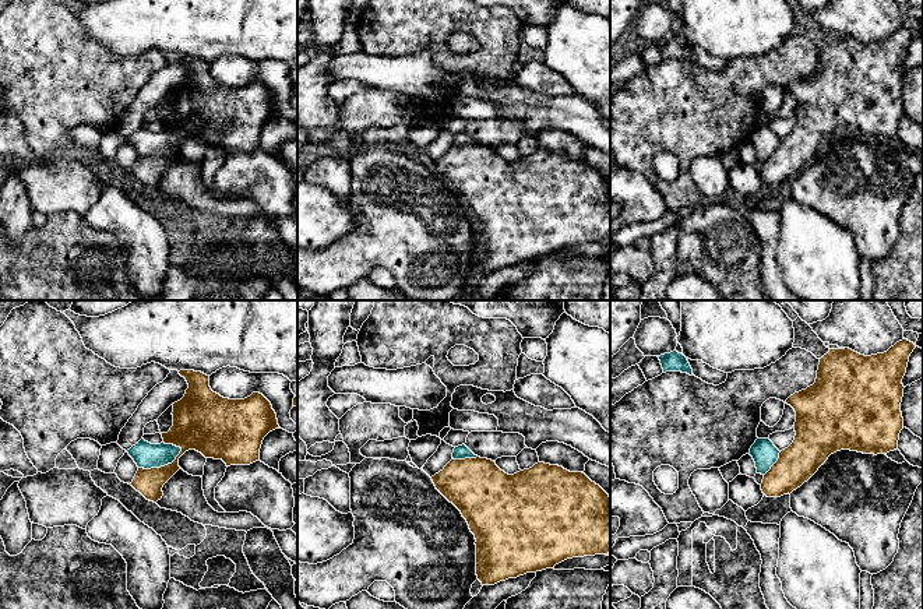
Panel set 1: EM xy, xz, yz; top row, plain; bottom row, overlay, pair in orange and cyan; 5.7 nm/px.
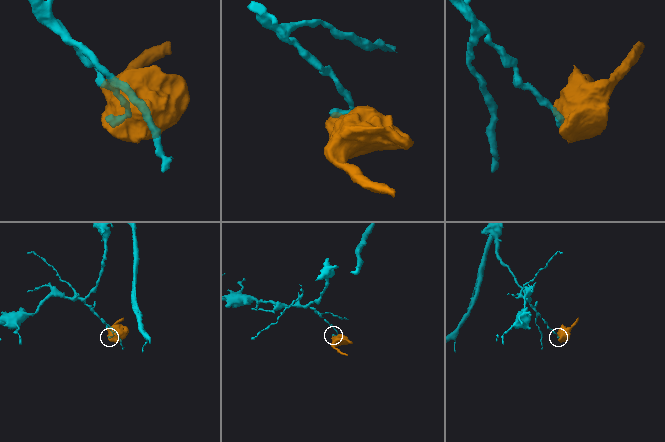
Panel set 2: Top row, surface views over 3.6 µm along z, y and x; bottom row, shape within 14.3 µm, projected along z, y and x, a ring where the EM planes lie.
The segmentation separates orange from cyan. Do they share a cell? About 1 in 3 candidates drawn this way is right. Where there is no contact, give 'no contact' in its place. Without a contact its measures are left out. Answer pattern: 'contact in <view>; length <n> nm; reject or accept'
contact in xy; length 280 nm; reject

